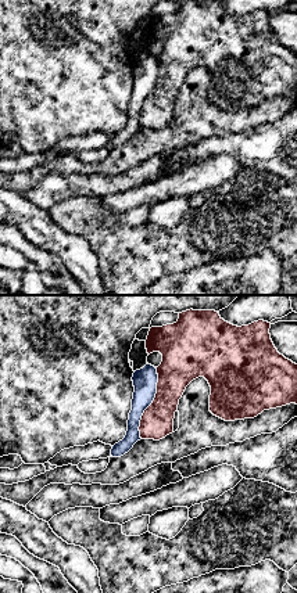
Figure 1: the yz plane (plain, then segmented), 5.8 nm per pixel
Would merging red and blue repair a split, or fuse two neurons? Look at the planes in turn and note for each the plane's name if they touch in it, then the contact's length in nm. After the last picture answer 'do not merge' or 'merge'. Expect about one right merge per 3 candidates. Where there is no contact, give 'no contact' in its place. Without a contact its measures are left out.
yz | 420 nm

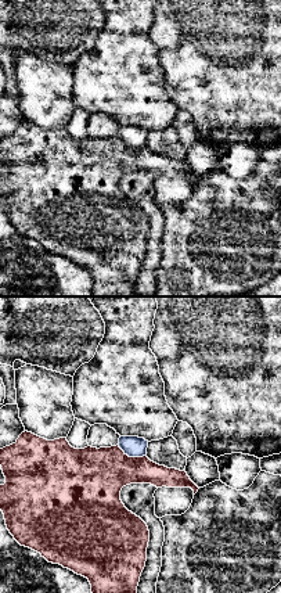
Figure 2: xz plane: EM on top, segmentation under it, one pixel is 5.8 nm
xz | 180 nm

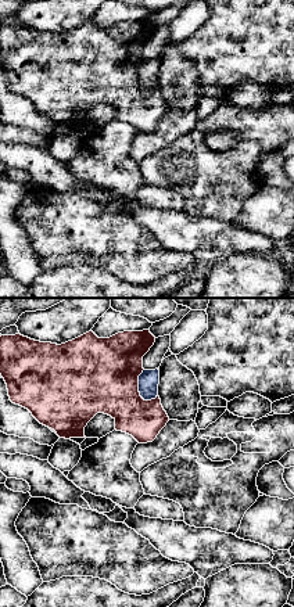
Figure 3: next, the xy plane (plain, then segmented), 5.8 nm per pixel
xy | 200 nm

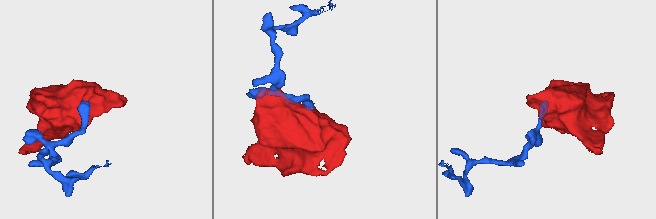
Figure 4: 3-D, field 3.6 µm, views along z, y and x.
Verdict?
do not merge

